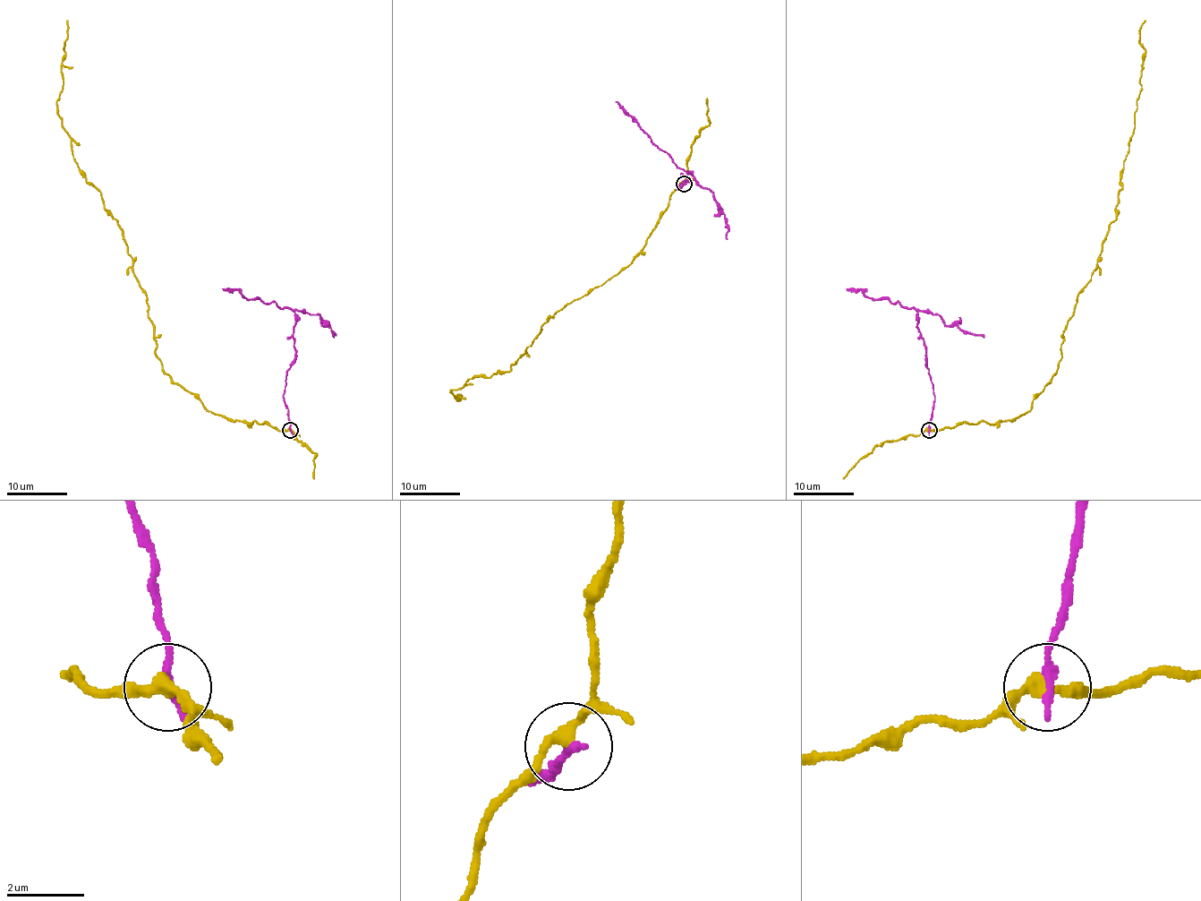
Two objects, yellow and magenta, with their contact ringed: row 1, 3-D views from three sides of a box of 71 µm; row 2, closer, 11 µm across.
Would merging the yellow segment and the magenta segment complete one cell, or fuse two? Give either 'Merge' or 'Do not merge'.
Do not merge

